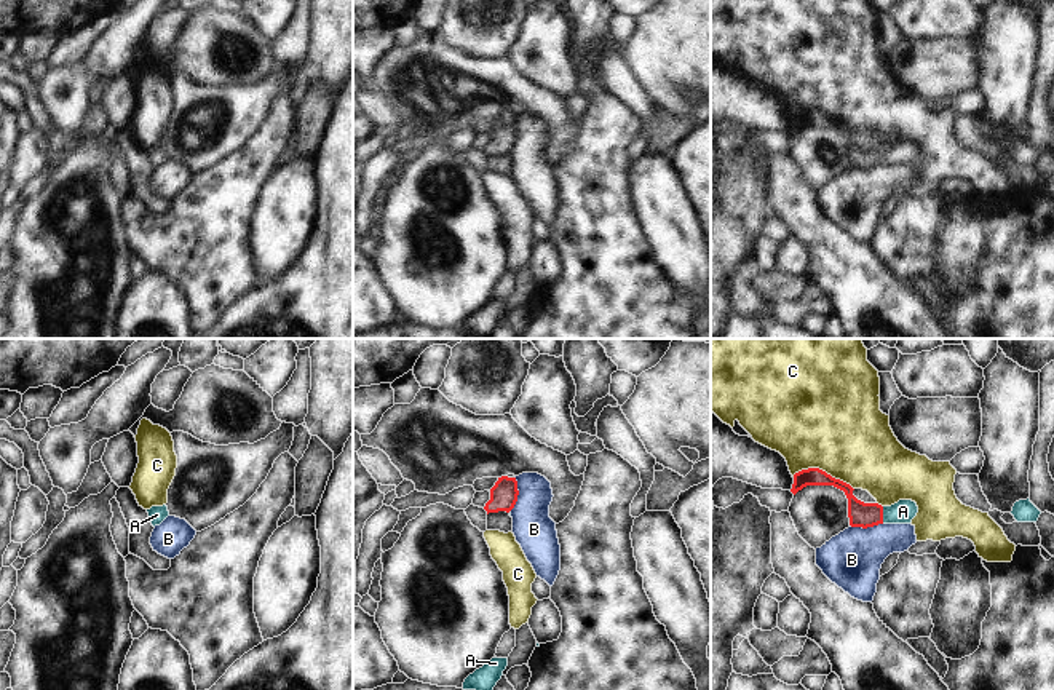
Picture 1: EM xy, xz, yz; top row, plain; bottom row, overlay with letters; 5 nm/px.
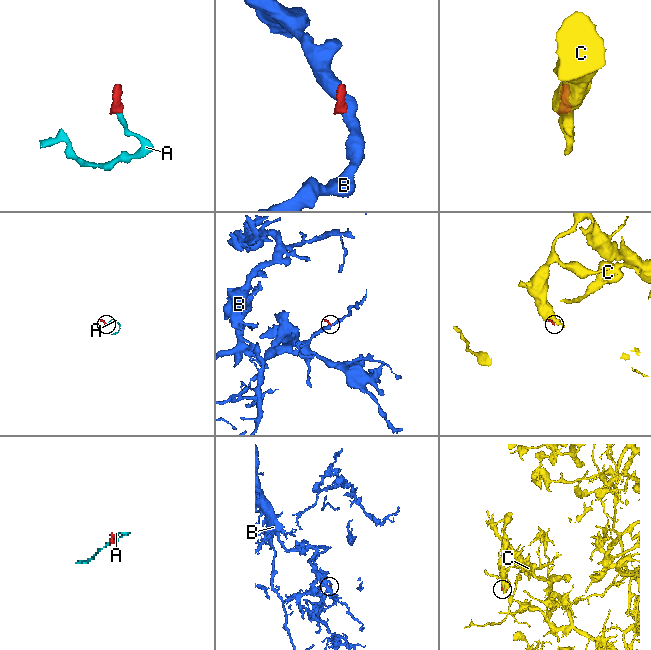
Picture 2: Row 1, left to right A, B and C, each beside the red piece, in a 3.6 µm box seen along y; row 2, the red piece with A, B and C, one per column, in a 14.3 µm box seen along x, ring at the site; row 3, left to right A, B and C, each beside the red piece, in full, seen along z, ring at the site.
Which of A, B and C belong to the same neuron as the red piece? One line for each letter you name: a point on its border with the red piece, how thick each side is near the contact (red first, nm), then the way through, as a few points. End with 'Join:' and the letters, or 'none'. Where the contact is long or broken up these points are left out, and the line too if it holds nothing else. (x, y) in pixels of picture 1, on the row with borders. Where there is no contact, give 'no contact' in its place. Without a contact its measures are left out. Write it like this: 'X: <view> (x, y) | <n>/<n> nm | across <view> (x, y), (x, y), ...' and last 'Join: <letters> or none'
A: yz (882, 515) | 130/120 nm | across yz (863, 515), (882, 515), (903, 511)
Join: A

